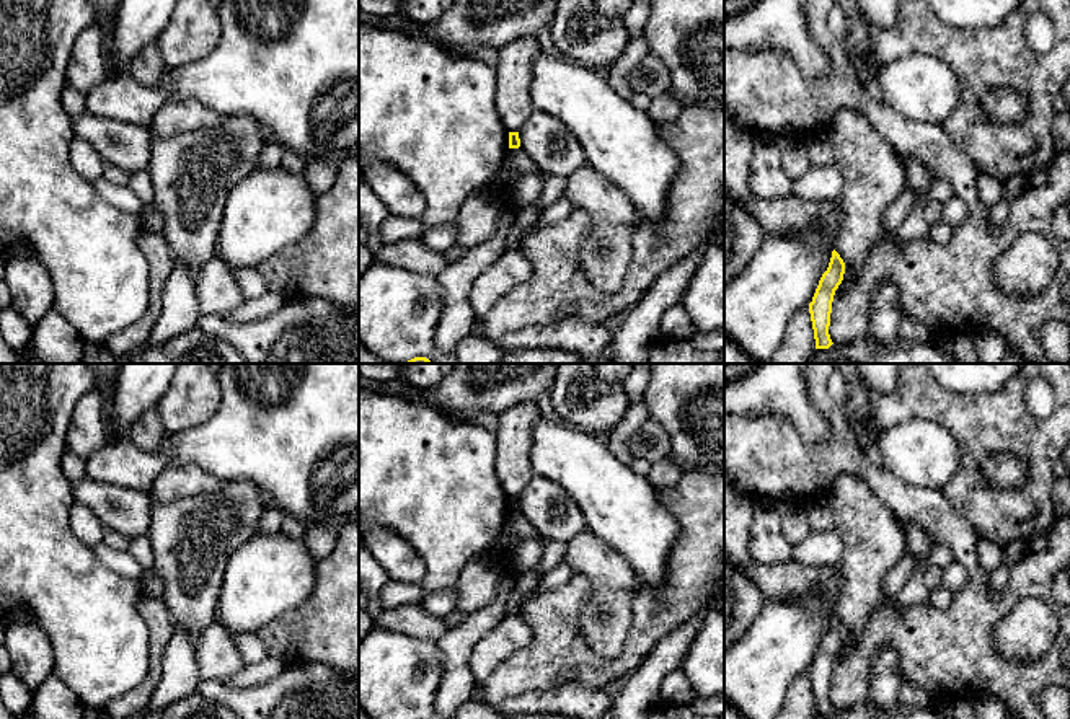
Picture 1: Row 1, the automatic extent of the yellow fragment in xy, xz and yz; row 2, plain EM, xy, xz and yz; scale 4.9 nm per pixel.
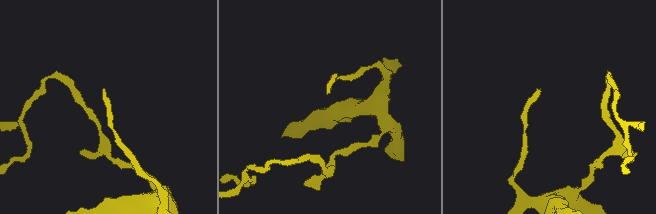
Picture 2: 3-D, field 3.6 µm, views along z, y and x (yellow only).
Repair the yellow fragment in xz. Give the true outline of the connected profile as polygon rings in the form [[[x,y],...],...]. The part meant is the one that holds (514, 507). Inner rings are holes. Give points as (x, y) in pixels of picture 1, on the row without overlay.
[[[509,497],[509,517],[506,528],[520,541],[542,538],[535,527],[520,514],[519,497]]]

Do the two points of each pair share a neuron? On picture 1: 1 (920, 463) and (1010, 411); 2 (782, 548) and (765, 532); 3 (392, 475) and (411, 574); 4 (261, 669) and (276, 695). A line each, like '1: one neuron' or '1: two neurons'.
1: two neurons
2: one neuron
3: two neurons
4: two neurons

